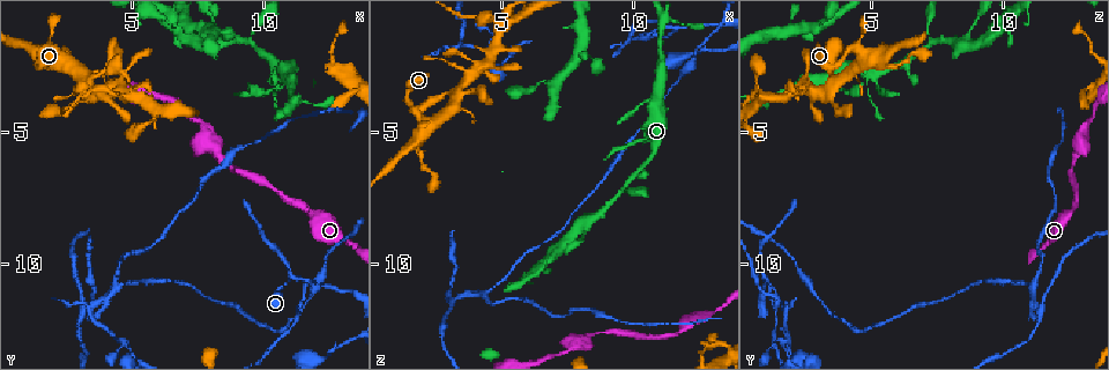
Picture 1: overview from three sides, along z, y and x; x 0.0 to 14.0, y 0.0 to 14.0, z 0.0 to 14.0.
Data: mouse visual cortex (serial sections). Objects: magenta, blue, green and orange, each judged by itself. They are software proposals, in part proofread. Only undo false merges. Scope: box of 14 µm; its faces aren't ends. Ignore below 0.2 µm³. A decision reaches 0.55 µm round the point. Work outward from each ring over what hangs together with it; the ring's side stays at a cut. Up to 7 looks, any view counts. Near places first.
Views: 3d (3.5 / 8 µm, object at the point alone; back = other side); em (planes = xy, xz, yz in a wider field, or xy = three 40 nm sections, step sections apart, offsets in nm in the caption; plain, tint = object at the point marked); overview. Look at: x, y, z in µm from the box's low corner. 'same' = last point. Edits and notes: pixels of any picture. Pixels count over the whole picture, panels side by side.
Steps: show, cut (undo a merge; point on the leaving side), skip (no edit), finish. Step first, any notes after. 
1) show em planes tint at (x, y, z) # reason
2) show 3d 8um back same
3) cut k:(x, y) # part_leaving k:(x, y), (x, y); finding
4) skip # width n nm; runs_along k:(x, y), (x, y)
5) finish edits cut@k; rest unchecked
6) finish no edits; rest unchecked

show 3d 3.5um at (9.4, 1.6, 7.3) # side arm on a straight run

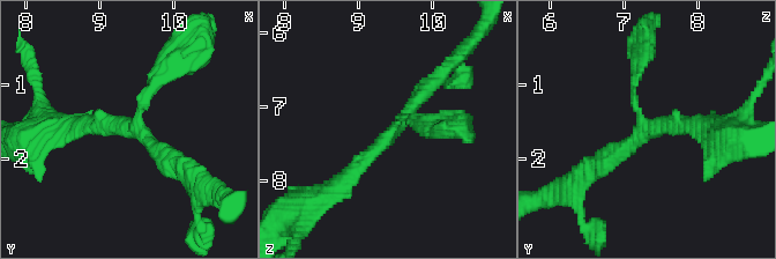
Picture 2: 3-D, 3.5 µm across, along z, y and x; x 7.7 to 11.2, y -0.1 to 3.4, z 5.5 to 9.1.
show em xy step 2 tint at (9.45, 1.55, 7.30) # arms 3; arm_widths 150, 200, 250 nm

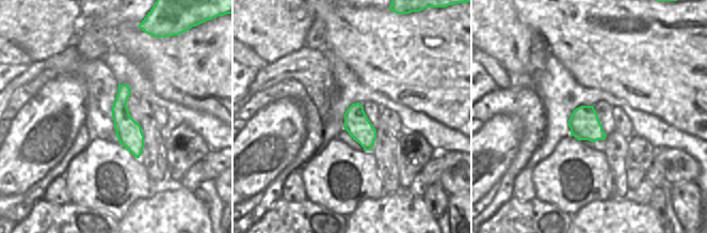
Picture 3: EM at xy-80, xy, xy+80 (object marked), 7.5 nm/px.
show em xy step 1 tint same # another direction

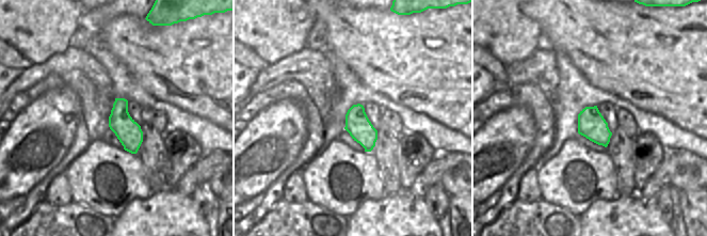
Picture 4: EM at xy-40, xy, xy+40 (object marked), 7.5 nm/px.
skip # one cell here

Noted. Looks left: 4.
show 3d 3.5um back at (4.9, 3.7, 1.0) # thin arm on a thick one

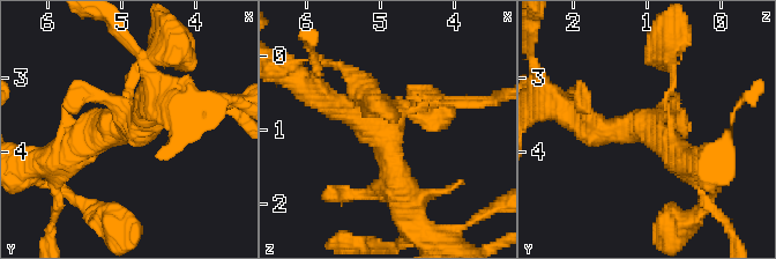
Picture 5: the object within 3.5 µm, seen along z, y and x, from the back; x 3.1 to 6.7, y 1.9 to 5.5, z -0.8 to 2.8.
show em xy step 5 tint at (5.05, 3.70, 1.05) # shape alone is not enough

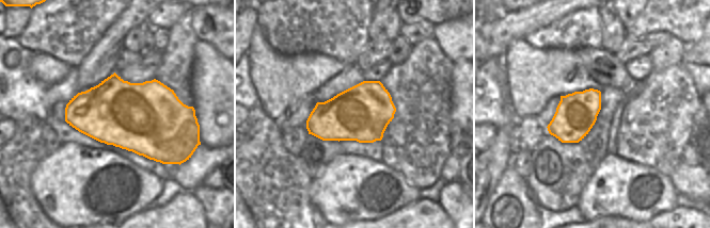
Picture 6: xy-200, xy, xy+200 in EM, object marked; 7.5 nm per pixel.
show em xy step 3 tint same

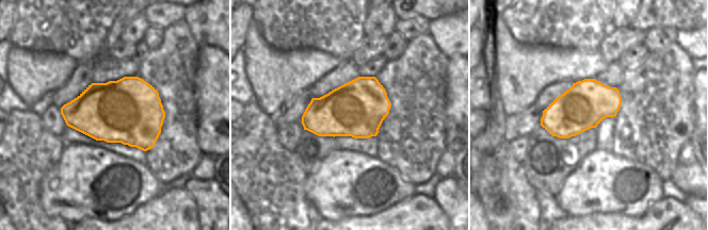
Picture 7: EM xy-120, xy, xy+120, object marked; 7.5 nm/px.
skip # width 420 nm; runs_along 5:(404, 199), (379, 133), (319, 95); all the same cell

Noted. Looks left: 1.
finish no edits; rest unchecked

